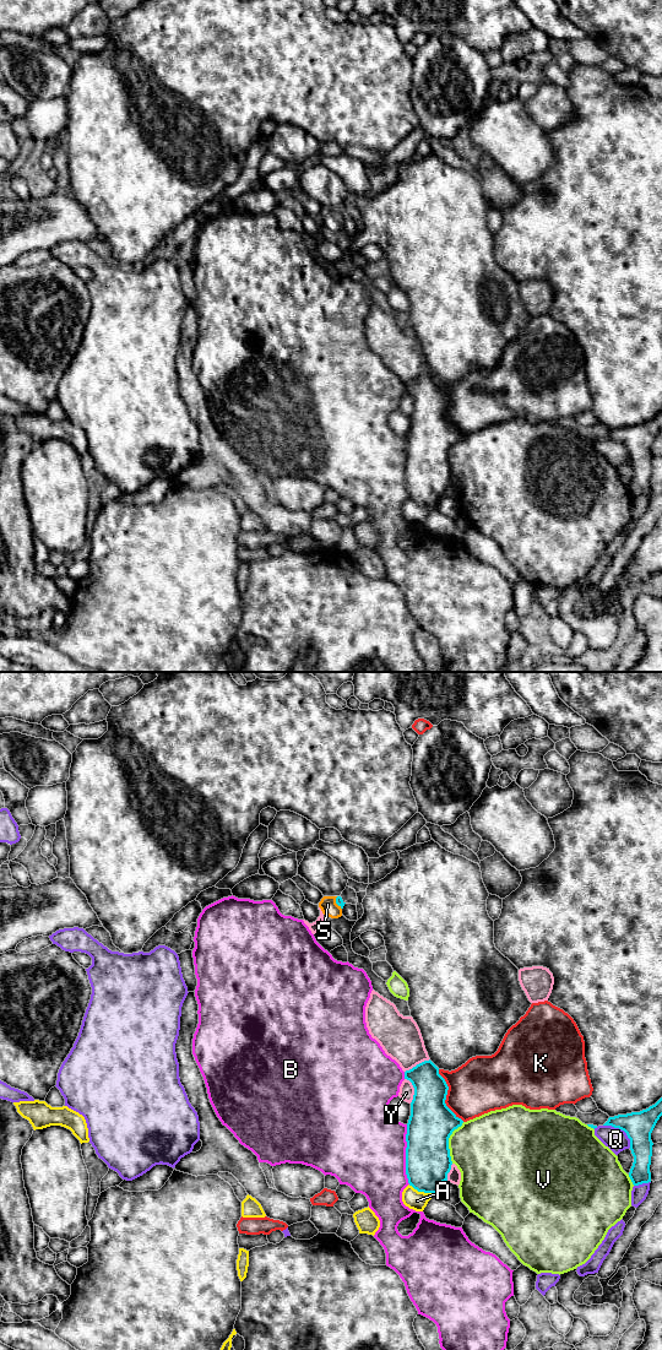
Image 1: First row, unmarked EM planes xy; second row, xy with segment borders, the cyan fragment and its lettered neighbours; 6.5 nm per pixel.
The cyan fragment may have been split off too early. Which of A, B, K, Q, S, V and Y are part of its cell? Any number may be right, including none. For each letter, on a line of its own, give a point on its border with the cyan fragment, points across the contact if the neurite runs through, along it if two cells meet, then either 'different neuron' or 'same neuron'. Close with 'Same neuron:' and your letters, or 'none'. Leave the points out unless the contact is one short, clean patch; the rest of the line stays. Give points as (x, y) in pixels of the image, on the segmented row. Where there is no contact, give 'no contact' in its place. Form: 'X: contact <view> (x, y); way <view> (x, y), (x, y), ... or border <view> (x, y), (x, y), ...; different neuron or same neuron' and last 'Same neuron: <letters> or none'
A: contact xy (423, 1191); different neuron
B: contact xy (406, 1154); different neuron
K: contact xy (445, 1096); different neuron
Q: contact xy (622, 1129); different neuron
S: contact xy (336, 903); way xy (338, 900), (336, 903), (327, 904); same neuron
V: contact xy (448, 1142); different neuron
Y: contact xy (414, 1090); different neuron
Same neuron: S

